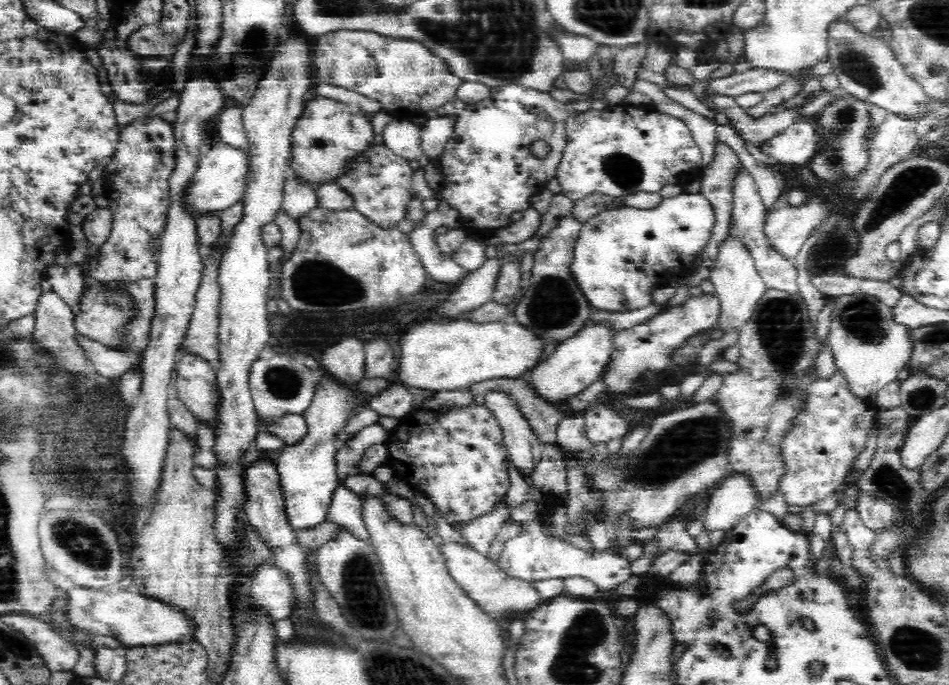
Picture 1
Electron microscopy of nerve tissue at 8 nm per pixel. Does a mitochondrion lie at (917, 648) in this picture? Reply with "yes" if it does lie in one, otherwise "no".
yes

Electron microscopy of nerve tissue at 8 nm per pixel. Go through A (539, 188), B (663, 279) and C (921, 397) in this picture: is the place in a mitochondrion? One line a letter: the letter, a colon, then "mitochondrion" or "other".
A: other
B: other
C: mitochondrion

